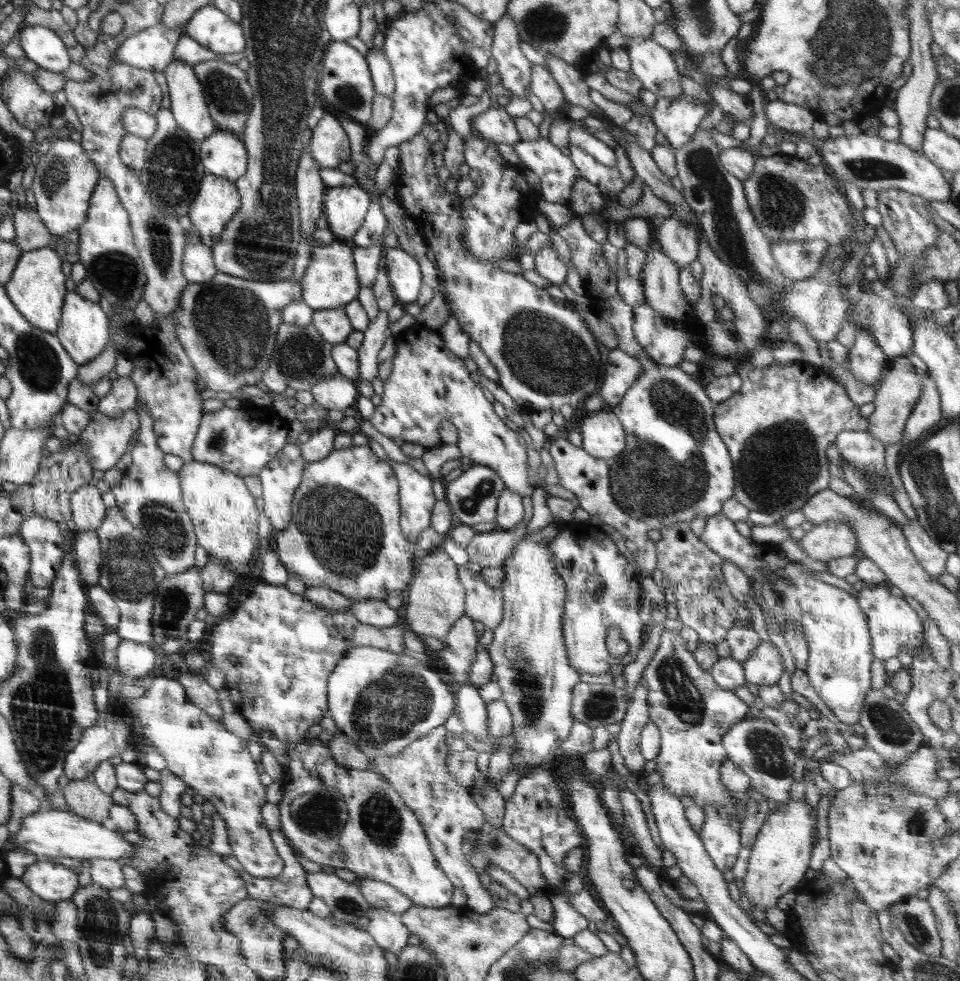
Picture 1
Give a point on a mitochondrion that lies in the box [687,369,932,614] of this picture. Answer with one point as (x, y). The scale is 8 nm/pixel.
(780, 464)

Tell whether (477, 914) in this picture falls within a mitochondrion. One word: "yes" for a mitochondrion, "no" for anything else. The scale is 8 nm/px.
no

